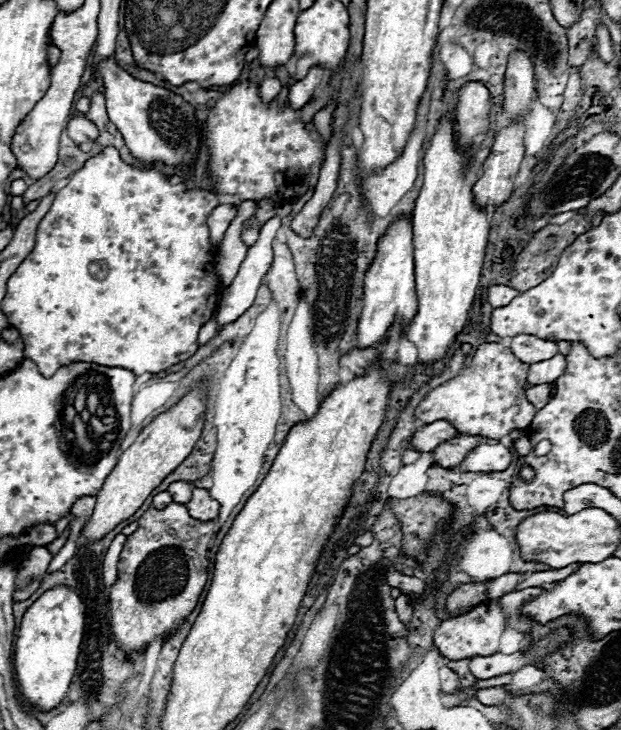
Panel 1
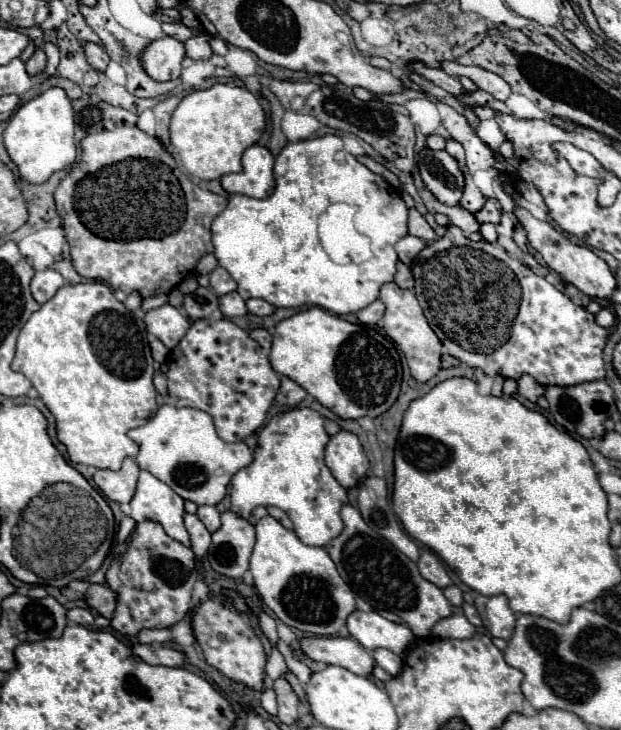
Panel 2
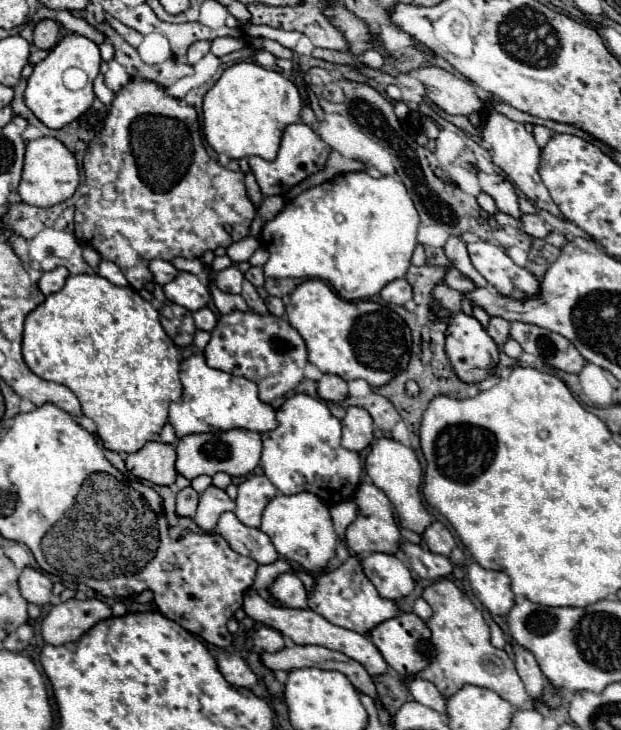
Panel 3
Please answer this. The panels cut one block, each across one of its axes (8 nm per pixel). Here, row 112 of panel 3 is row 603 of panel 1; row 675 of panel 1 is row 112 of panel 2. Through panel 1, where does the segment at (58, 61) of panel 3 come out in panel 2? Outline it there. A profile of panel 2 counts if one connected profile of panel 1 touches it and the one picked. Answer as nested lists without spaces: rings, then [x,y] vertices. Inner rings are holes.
[[[48,88],[30,102],[24,102],[4,130],[6,150],[12,162],[16,162],[20,176],[34,184],[42,184],[54,172],[68,168],[76,160],[74,126],[72,102],[62,88]]]

